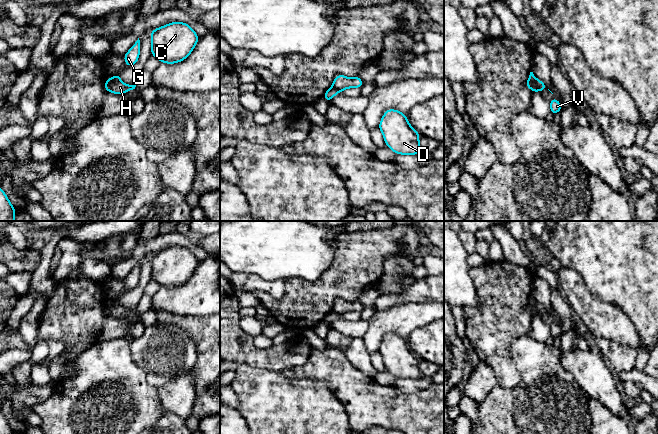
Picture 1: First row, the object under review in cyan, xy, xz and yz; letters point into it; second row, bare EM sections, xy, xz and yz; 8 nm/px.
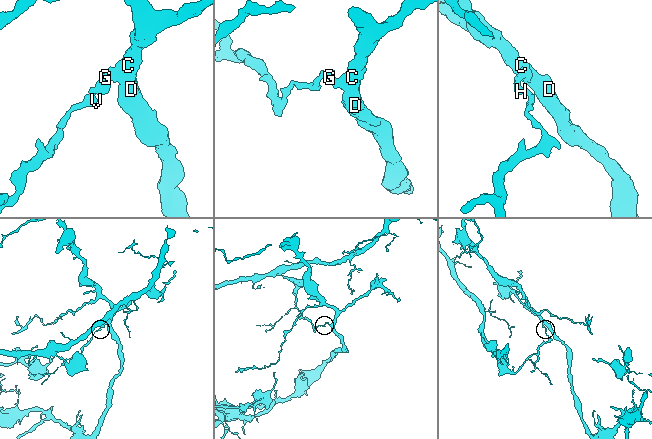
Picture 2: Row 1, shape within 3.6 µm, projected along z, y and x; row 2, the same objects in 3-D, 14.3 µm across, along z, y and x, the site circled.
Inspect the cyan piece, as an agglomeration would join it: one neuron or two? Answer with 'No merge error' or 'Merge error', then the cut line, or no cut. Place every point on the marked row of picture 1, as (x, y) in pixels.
Merge error. Split along xy (108, 79), (110, 91)

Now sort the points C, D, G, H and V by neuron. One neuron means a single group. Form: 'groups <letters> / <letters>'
groups C D G H / V

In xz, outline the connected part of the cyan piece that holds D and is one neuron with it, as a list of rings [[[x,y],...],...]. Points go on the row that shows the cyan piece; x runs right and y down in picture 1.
[[[388,109],[384,112],[378,128],[383,134],[386,146],[395,154],[423,153],[419,145],[420,134],[410,126],[406,114]]]

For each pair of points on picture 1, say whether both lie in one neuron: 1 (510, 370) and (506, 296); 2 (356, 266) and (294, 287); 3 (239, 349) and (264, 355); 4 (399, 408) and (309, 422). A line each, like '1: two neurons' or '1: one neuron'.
1: one neuron
2: one neuron
3: one neuron
4: two neurons

